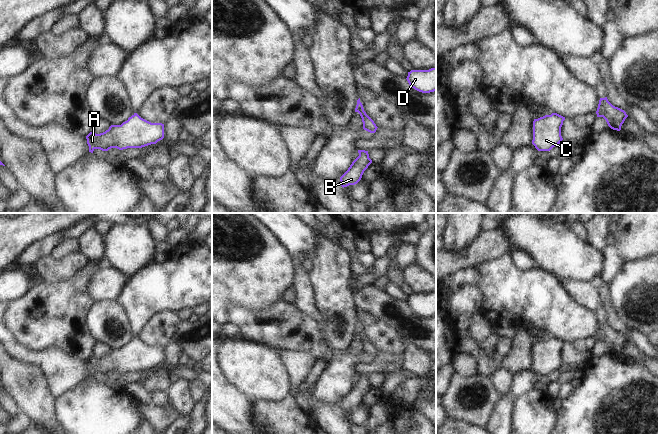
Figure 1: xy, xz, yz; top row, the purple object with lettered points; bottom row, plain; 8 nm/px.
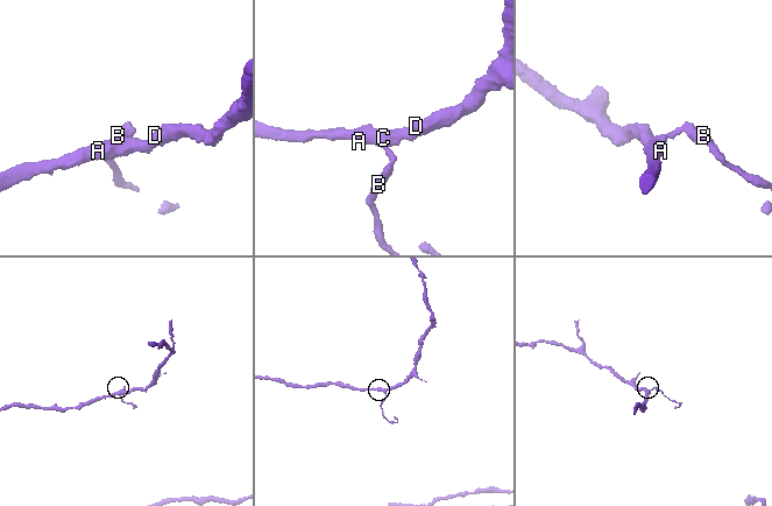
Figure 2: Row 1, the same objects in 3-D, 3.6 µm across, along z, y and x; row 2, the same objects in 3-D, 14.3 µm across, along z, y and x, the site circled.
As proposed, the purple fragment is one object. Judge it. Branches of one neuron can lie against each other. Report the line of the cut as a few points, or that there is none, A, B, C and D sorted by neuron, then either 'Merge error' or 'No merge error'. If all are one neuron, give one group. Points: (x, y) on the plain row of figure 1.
No split. Groups: A B C D. No merge error

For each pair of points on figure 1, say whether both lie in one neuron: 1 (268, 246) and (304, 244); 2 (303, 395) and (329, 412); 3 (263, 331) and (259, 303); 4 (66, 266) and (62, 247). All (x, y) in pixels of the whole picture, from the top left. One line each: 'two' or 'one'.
1: two
2: one
3: two
4: two

